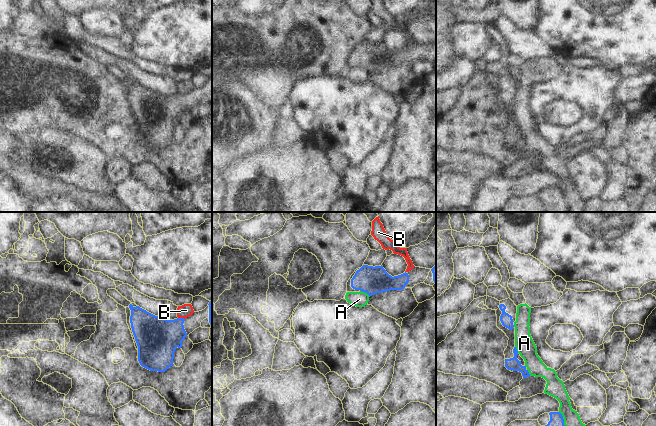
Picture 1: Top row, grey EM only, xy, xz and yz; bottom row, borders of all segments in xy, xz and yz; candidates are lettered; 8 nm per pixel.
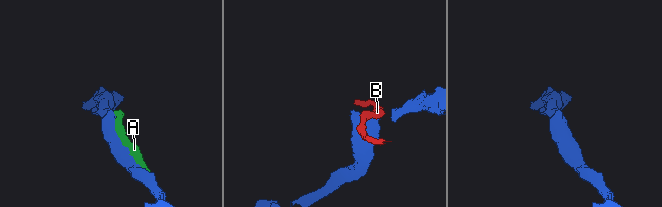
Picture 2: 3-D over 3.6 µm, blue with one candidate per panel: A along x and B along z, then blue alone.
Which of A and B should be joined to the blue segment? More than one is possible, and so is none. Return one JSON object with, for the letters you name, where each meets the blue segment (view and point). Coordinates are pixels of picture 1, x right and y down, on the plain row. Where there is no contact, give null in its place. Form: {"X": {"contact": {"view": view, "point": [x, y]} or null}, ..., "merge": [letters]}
{"merge": []}

